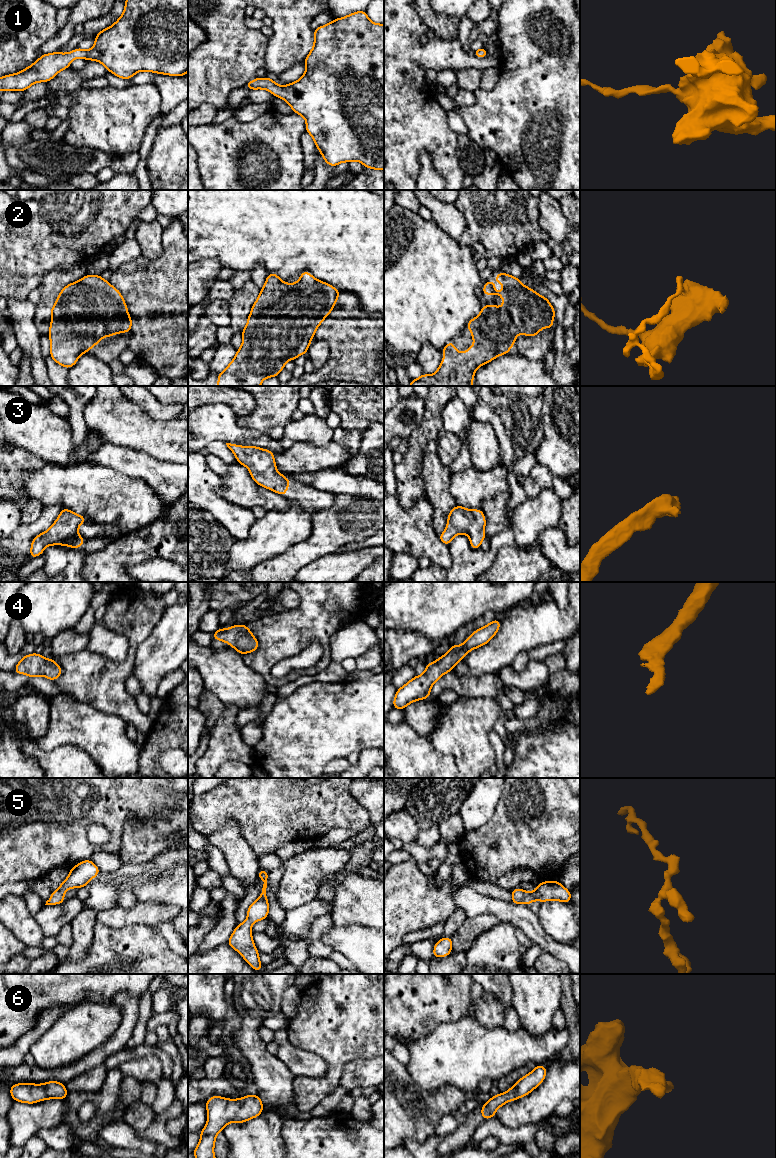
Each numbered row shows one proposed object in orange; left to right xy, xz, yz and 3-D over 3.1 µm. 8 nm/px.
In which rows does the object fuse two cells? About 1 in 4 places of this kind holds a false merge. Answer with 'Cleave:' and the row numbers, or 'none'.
Cleave: none

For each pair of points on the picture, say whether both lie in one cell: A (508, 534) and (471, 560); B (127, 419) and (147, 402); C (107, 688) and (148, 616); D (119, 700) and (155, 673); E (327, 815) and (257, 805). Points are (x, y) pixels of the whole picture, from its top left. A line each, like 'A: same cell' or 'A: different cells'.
A: same cell
B: different cells
C: same cell
D: different cells
E: same cell

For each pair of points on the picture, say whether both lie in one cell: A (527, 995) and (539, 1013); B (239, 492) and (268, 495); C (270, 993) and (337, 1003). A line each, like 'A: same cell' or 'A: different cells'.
A: same cell
B: same cell
C: different cells

